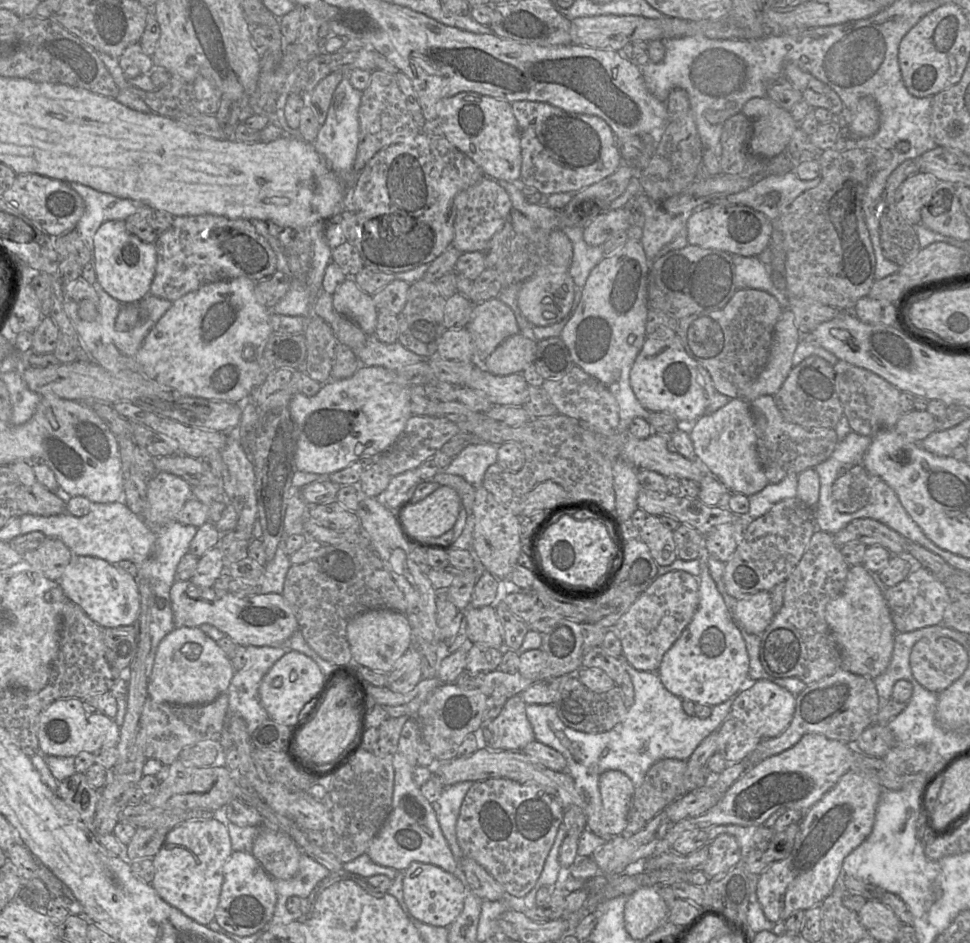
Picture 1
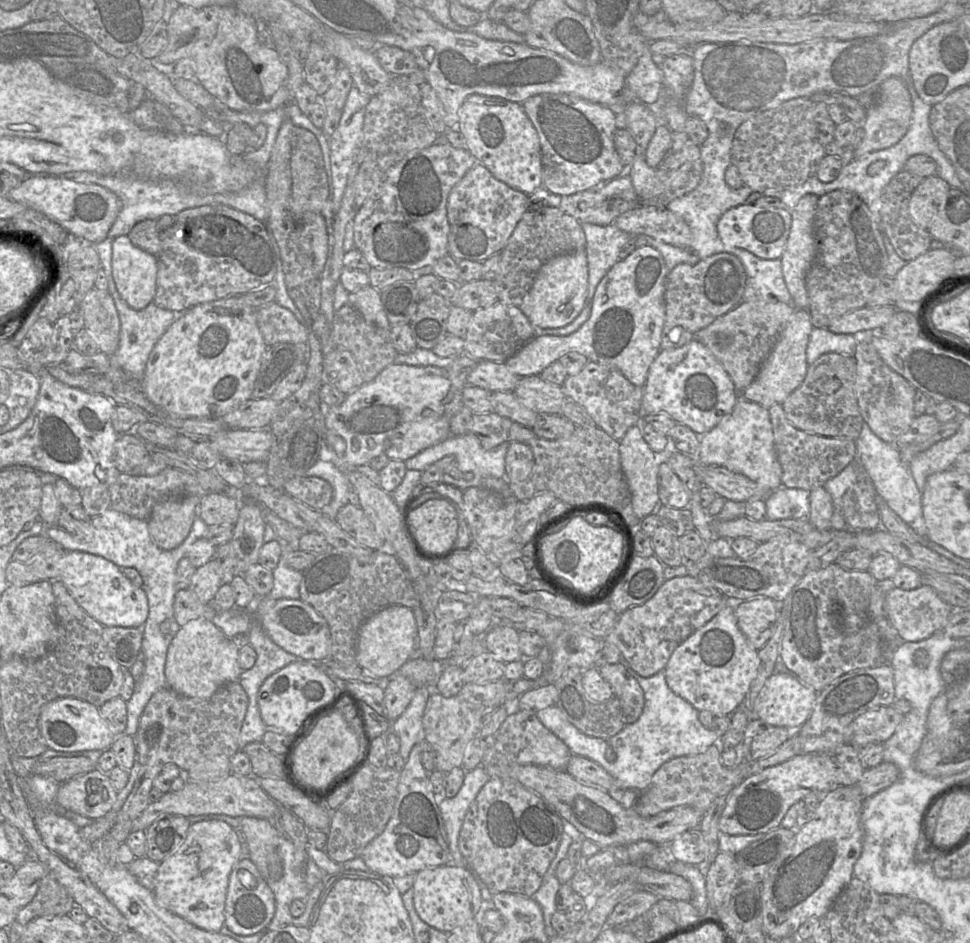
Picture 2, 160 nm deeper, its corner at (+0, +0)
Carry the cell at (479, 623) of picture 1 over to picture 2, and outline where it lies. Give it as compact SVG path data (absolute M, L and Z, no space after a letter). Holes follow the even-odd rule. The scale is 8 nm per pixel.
M494 623L483 636L486 651L504 663L523 660L519 647L519 632L509 625Z

